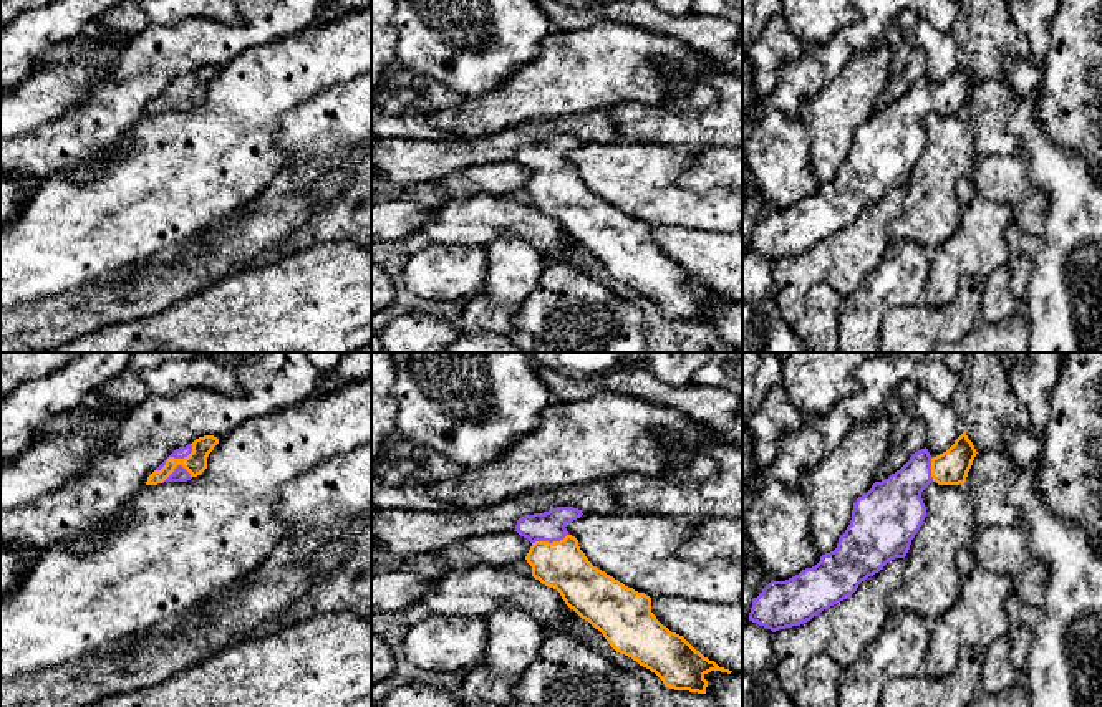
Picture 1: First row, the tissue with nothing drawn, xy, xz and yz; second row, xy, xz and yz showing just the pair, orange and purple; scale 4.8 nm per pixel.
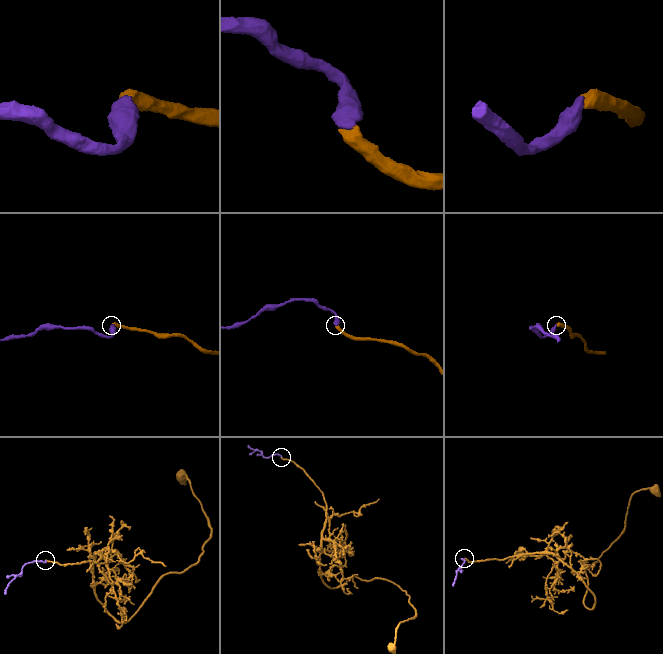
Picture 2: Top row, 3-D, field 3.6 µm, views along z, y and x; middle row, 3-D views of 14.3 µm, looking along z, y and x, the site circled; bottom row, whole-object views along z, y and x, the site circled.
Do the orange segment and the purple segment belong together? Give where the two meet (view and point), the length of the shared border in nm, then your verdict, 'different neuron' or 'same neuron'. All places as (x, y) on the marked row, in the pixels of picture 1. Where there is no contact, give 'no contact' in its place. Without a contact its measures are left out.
xy (173, 457) | 220 nm | same neuron

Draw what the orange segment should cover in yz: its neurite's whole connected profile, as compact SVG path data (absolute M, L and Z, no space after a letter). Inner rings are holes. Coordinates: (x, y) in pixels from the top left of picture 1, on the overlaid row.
M963 432L943 454L915 452L895 474L857 498L837 548L785 581L771 581L752 601L749 621L772 632L800 626L850 598L858 584L895 558L905 558L926 507L921 492L931 483L966 482L976 449Z

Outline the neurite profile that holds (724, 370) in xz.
M713 353L693 376L693 386L727 389L742 396L742 353Z

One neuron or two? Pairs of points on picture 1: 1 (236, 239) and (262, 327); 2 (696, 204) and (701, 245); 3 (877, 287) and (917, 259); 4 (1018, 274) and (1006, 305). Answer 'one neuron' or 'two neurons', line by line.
1: two neurons
2: two neurons
3: one neuron
4: two neurons

